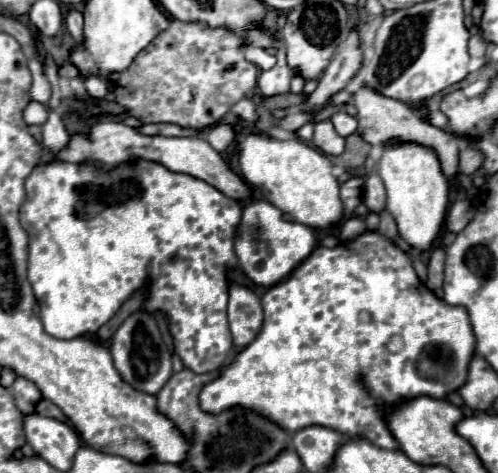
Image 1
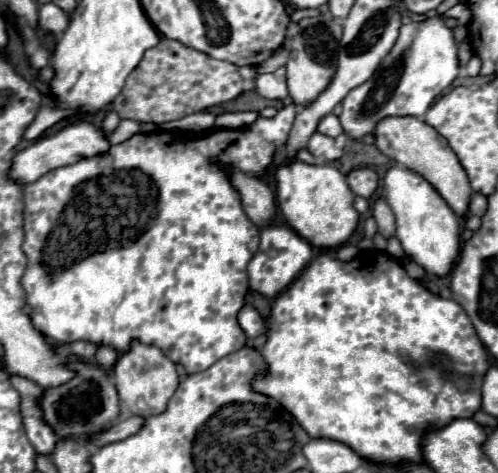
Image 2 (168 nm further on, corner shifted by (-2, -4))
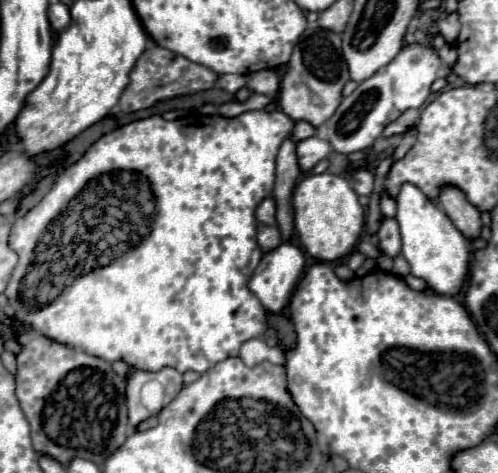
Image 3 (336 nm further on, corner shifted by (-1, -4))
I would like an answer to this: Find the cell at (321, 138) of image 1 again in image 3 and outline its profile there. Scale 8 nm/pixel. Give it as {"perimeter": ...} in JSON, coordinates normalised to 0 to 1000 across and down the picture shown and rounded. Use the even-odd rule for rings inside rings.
{"perimeter":[[[622,288],[606,300],[594,304],[594,330],[598,330],[598,351],[610,364],[622,364],[643,338],[651,338],[663,326],[663,304],[655,296],[643,296],[635,288]]]}

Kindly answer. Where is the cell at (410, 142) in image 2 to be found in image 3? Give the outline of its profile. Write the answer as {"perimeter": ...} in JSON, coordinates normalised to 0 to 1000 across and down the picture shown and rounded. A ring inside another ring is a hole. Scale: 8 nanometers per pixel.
{"perimeter":[[[912,393],[892,397],[880,423],[892,452],[908,465],[908,474],[928,490],[932,503],[956,507],[964,499],[964,482],[968,482],[964,444],[952,440],[920,397]]]}

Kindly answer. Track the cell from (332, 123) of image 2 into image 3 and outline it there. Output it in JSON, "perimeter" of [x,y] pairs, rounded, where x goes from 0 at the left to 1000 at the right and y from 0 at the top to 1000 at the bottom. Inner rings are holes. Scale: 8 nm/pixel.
{"perimeter":[[[594,258],[590,262],[590,275],[582,279],[582,296],[590,296],[590,300],[602,300],[602,296],[610,296],[610,292],[622,292],[622,288],[631,288],[635,283],[635,271],[627,266],[627,262],[618,262],[618,258]]]}

